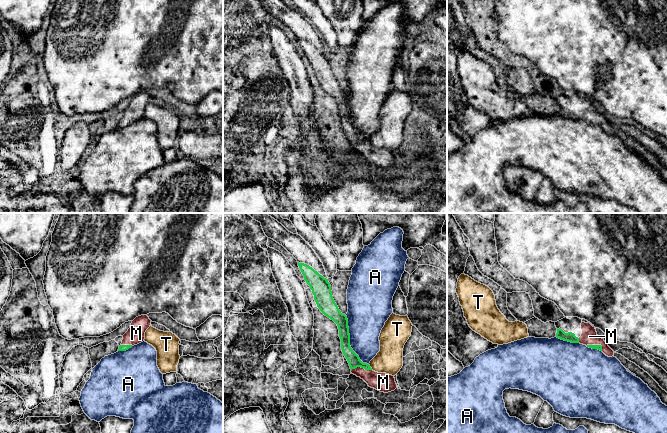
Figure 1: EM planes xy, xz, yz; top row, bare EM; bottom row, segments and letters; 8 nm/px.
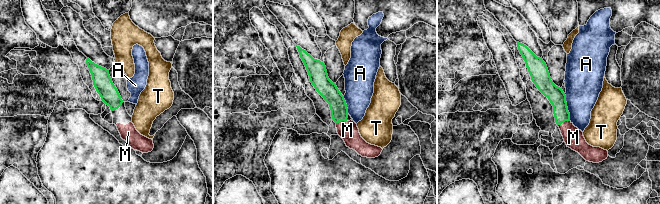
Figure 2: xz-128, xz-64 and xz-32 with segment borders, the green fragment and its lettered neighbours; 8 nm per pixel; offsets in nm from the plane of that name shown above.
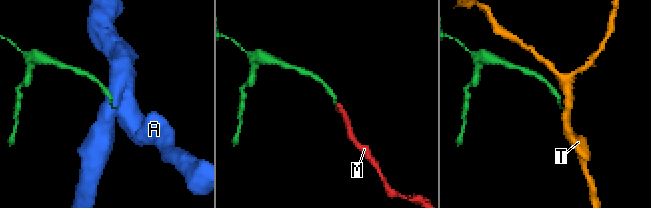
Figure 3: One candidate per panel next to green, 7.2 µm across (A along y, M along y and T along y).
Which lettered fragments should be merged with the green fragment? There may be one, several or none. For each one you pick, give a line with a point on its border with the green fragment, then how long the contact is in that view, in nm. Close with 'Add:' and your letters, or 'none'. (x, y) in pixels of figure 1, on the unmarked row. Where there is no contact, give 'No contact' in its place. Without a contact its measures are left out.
M: Touches green at xz (361, 143). Shared border 170 nm
Add: M

